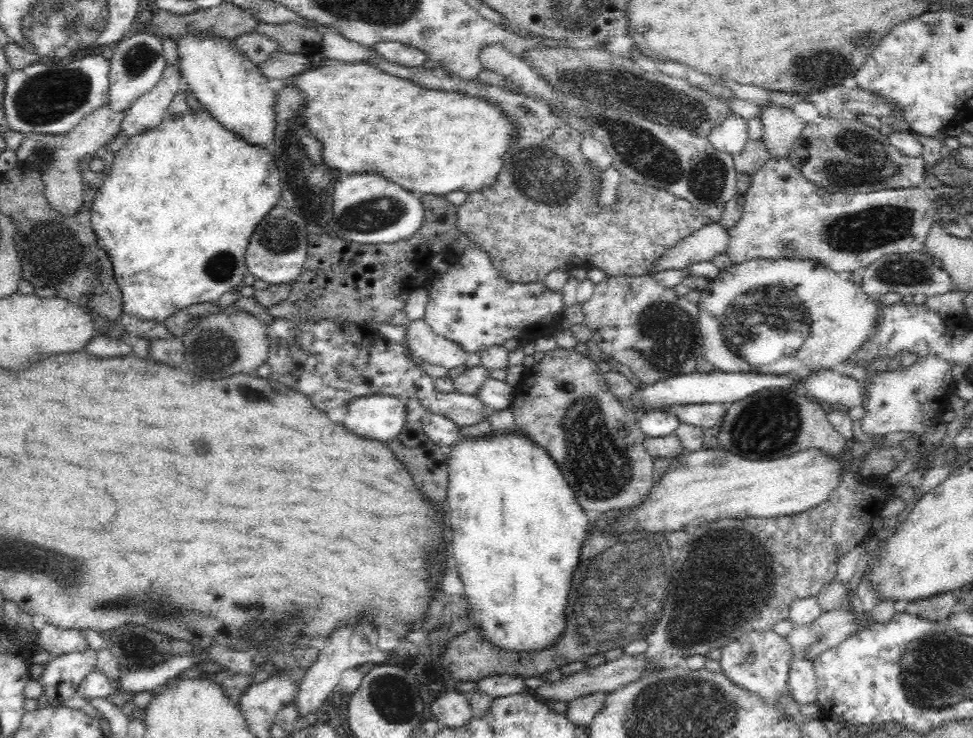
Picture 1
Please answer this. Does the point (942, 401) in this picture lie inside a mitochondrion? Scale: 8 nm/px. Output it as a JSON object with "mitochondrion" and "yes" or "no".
{"mitochondrion":"no"}

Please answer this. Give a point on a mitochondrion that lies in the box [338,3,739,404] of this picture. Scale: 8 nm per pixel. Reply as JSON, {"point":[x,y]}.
{"point":[667,157]}

